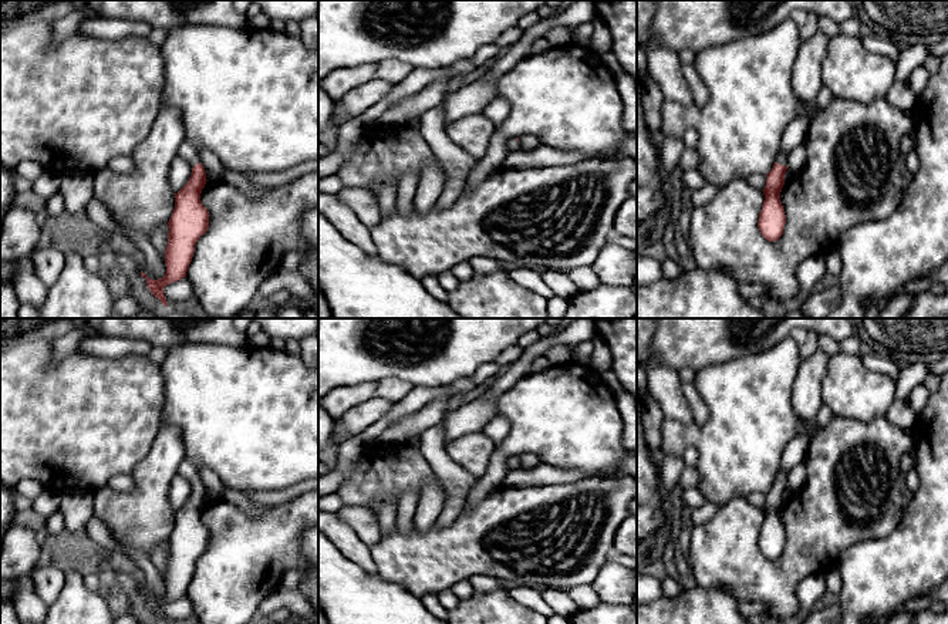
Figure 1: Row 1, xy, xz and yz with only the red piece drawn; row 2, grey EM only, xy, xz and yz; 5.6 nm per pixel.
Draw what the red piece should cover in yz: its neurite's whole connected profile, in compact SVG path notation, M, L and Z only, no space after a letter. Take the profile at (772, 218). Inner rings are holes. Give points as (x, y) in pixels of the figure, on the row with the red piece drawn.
M780 151L772 171L766 175L766 186L763 189L765 200L759 213L758 227L762 236L769 242L776 242L783 235L786 215L780 202L780 192L785 185L785 173L787 171L787 155Z

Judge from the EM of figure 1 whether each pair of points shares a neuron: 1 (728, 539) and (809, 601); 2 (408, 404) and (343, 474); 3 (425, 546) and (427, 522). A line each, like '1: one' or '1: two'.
1: two
2: one
3: two

